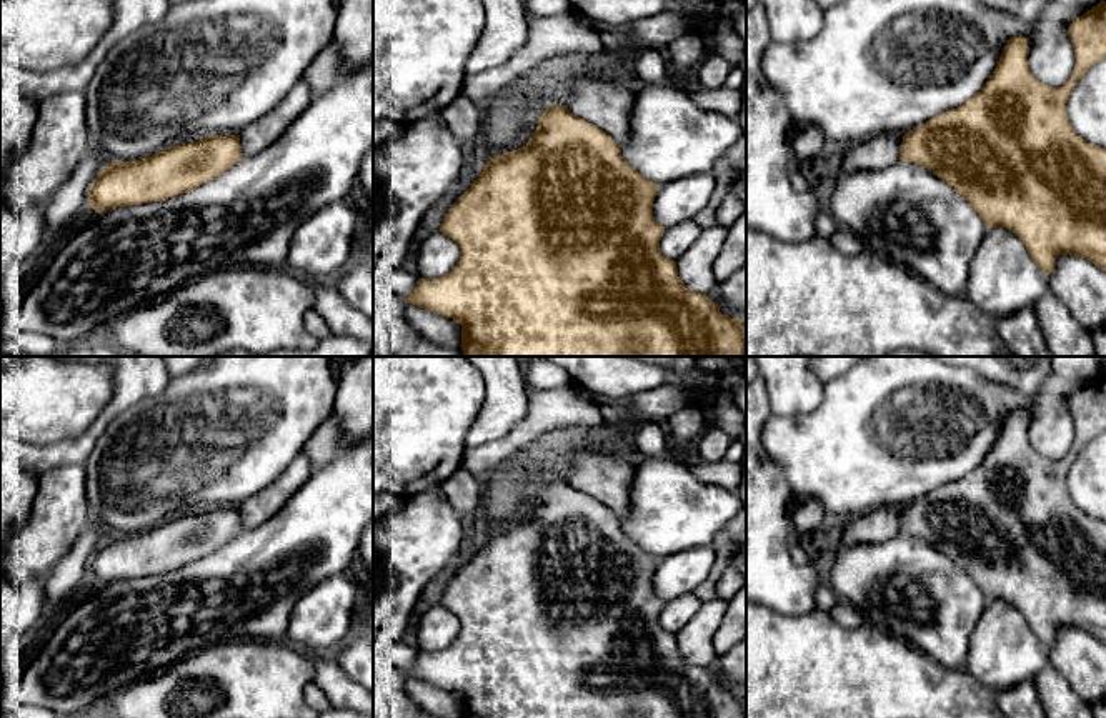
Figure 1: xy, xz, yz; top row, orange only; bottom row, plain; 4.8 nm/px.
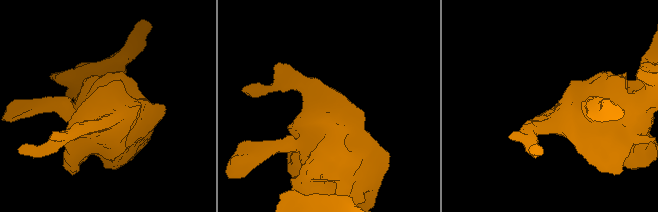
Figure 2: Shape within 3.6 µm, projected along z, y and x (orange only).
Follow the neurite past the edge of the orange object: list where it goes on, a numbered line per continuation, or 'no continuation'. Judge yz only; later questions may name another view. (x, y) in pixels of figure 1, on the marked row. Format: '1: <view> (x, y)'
1: yz (883, 150)

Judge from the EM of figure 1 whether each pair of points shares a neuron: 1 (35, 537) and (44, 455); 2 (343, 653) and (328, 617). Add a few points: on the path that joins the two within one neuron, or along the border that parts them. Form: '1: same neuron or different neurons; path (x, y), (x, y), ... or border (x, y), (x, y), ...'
1: different neurons; border (80, 465), (59, 465), (45, 470), (37, 478)
2: different neurons; border (352, 632), (330, 653)

